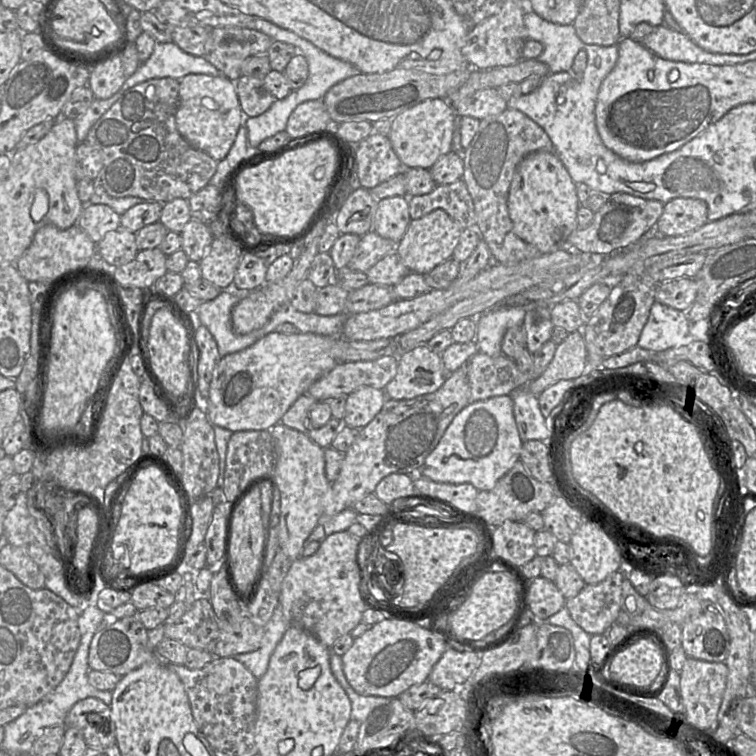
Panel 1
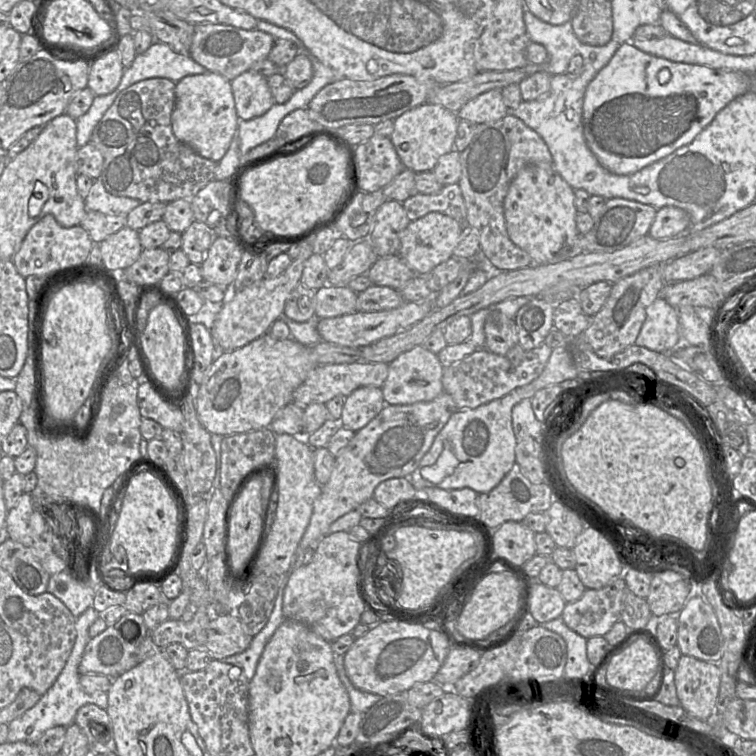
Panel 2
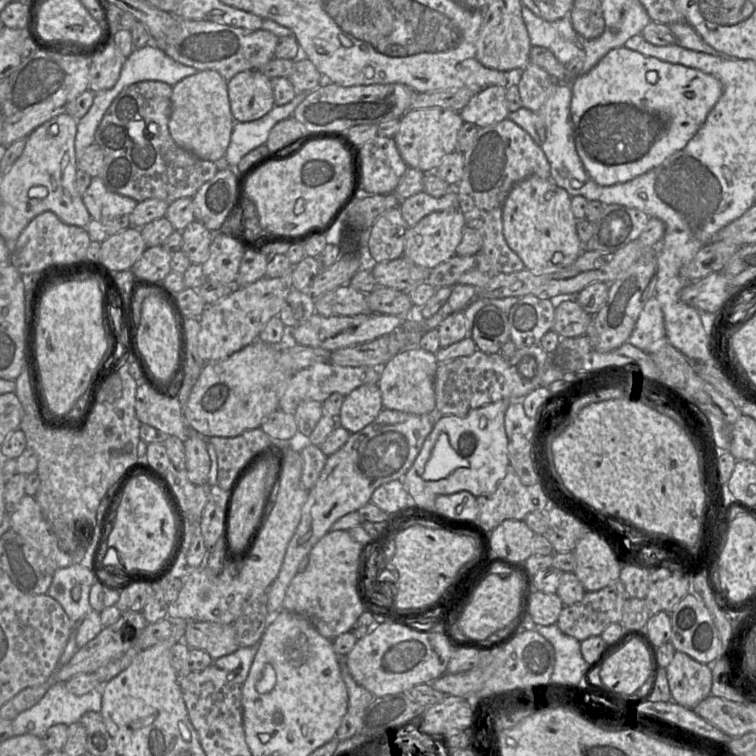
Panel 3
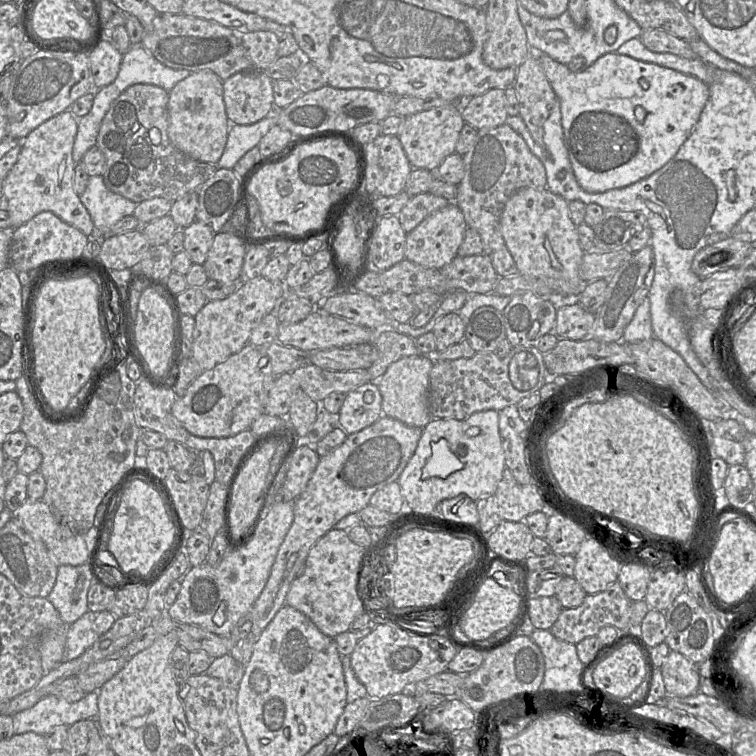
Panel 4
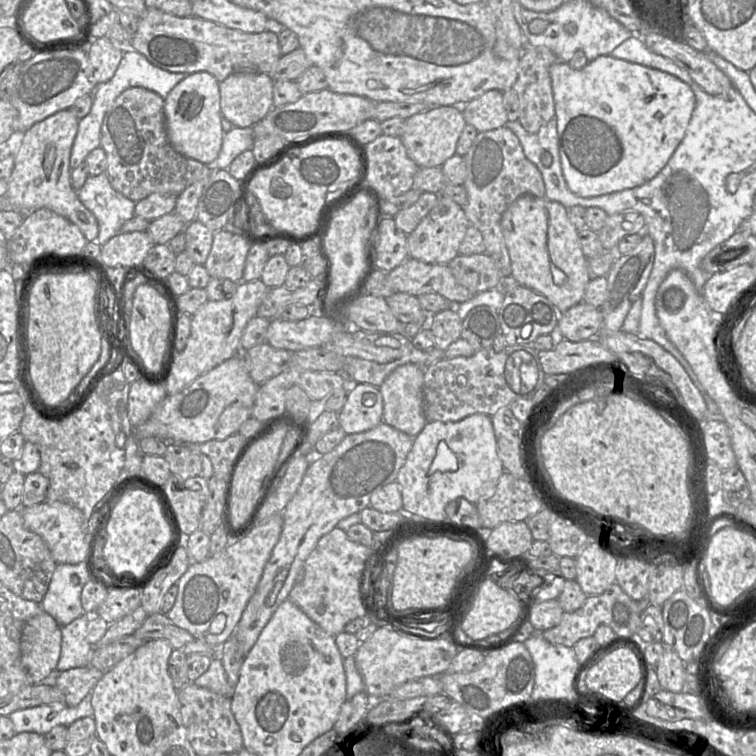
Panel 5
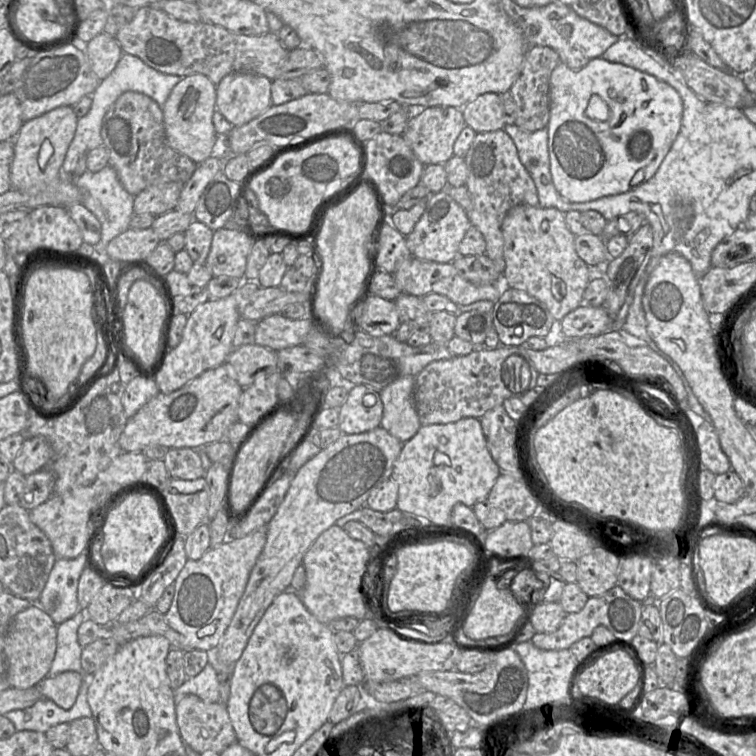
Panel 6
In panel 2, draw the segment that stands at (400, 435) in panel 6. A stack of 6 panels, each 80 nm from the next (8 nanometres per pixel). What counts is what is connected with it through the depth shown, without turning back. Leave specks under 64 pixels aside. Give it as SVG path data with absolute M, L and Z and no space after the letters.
M422 345L403 352L389 363L388 376L381 387L386 404L410 405L434 400L443 392L443 369L438 356Z

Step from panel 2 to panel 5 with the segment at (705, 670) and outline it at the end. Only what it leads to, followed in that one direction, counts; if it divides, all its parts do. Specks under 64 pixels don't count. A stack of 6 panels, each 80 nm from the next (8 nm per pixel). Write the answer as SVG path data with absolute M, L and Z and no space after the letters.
M666 648L655 666L661 688L674 693L683 691L687 673L685 664L672 648Z

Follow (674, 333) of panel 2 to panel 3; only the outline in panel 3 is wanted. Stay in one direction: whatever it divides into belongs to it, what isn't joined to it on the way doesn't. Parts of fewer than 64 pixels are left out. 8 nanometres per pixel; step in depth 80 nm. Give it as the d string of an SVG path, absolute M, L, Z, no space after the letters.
M655 296L644 305L627 342L648 353L658 346L669 343L666 338L663 312Z

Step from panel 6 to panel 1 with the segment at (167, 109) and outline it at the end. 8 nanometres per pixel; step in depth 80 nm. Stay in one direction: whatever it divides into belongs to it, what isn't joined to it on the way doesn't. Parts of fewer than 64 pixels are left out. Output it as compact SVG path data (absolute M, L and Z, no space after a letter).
M188 74L180 80L176 127L190 145L216 161L223 160L234 144L242 122L235 82L225 76Z

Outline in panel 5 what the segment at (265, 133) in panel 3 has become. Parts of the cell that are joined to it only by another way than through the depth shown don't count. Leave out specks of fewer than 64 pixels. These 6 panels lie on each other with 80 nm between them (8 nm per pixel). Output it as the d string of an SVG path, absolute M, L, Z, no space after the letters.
M233 127L229 132L224 134L222 146L218 157L213 165L207 165L213 169L228 169L232 161L243 151L252 149L254 144L253 127Z

